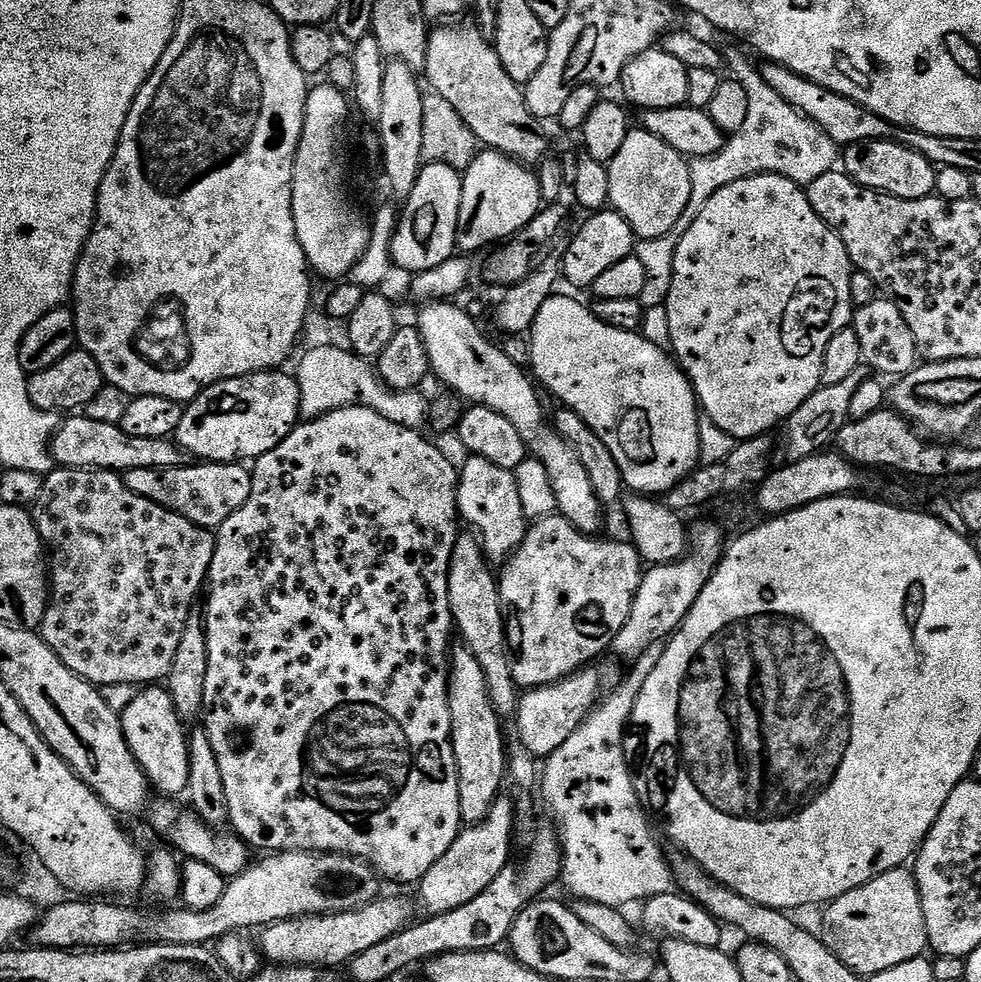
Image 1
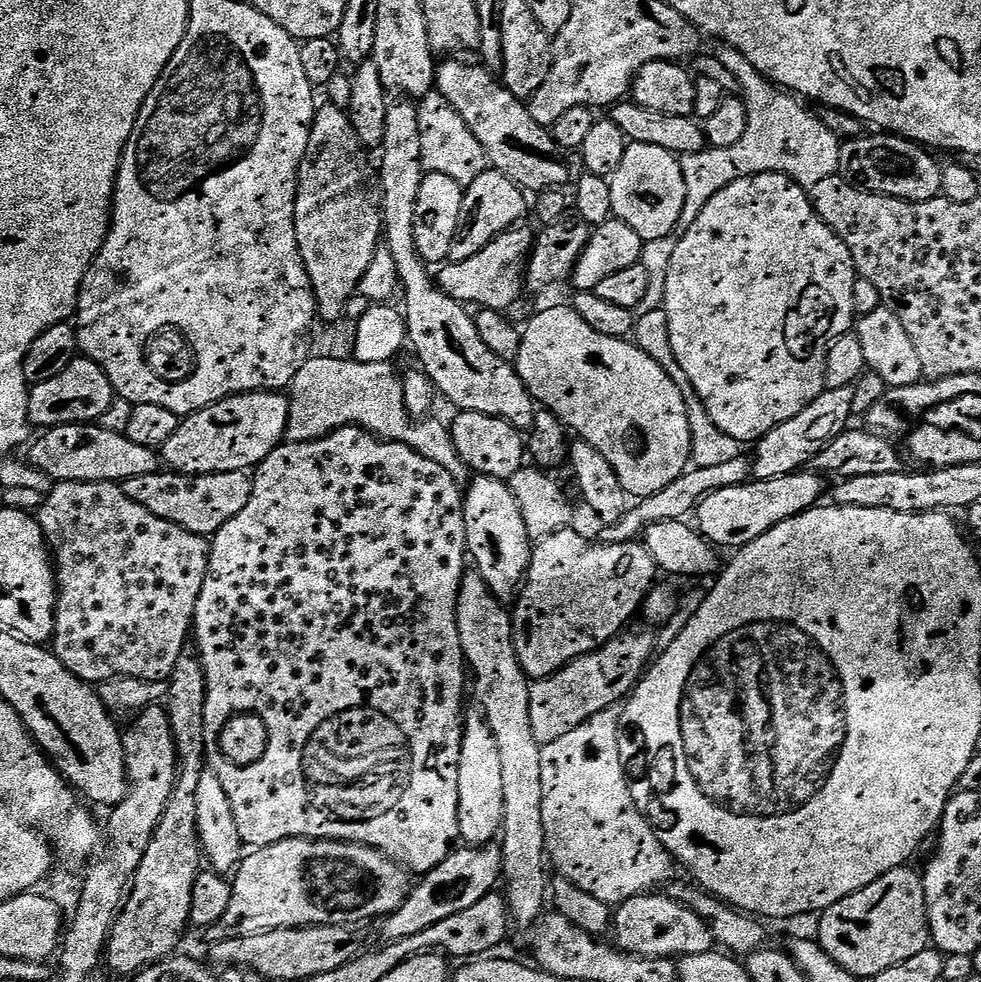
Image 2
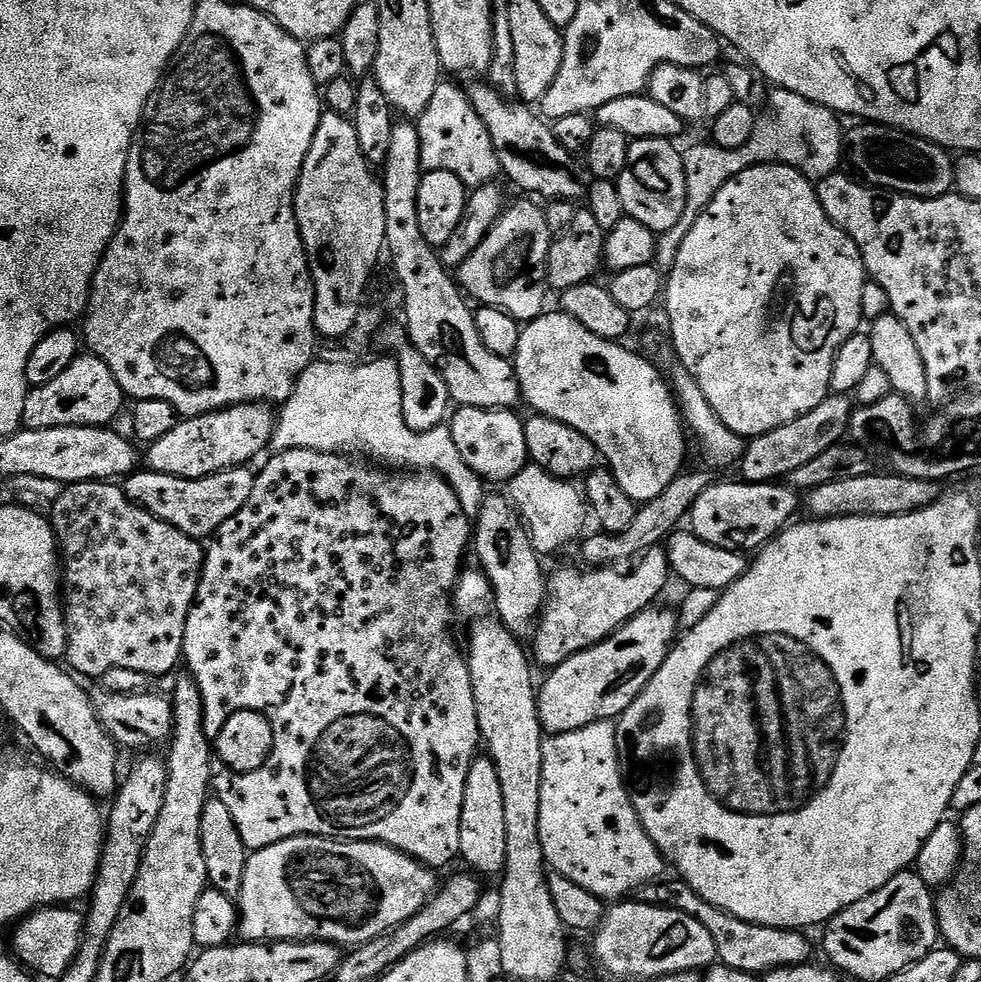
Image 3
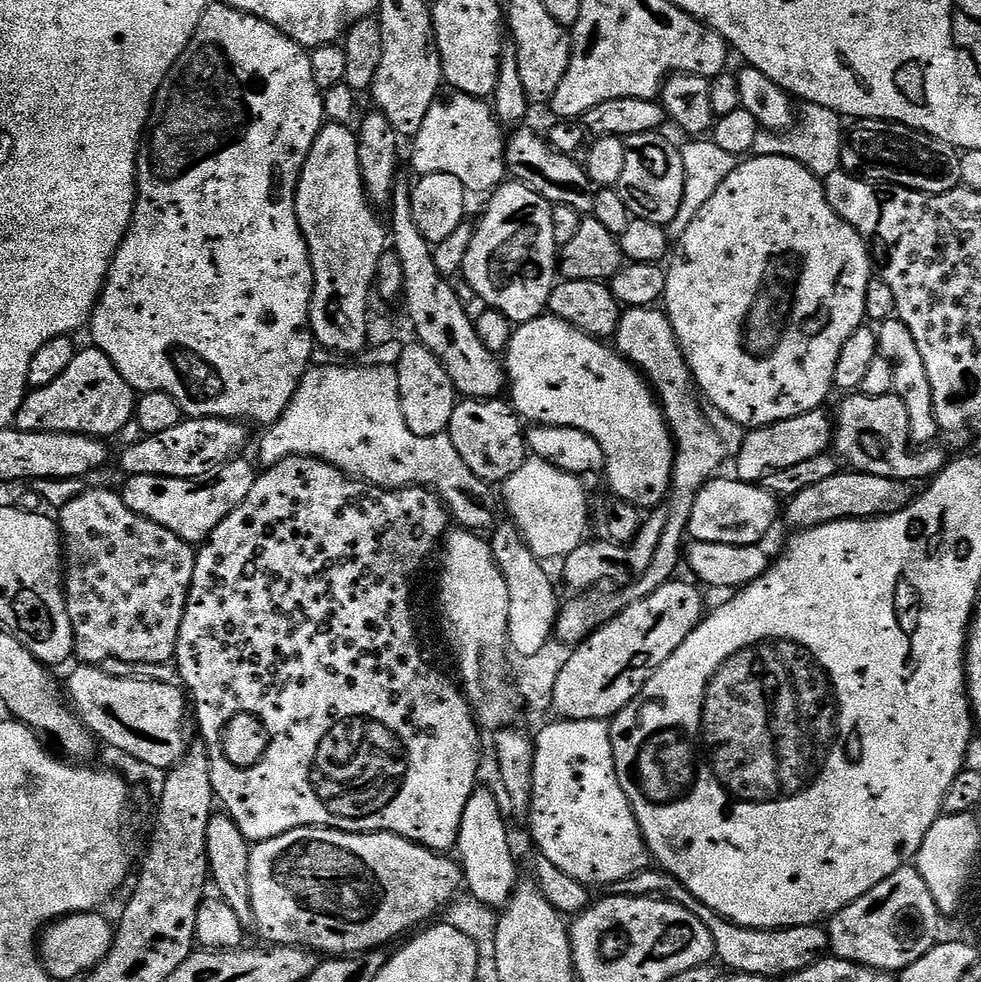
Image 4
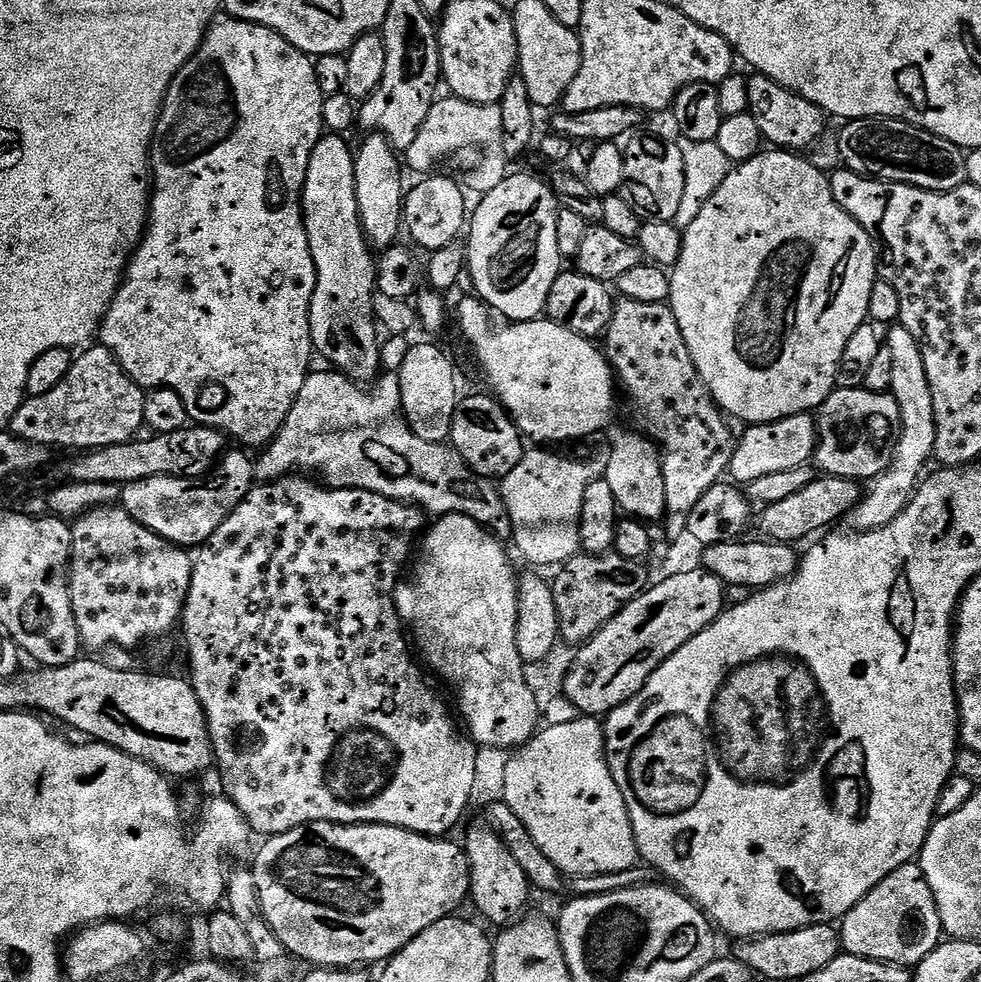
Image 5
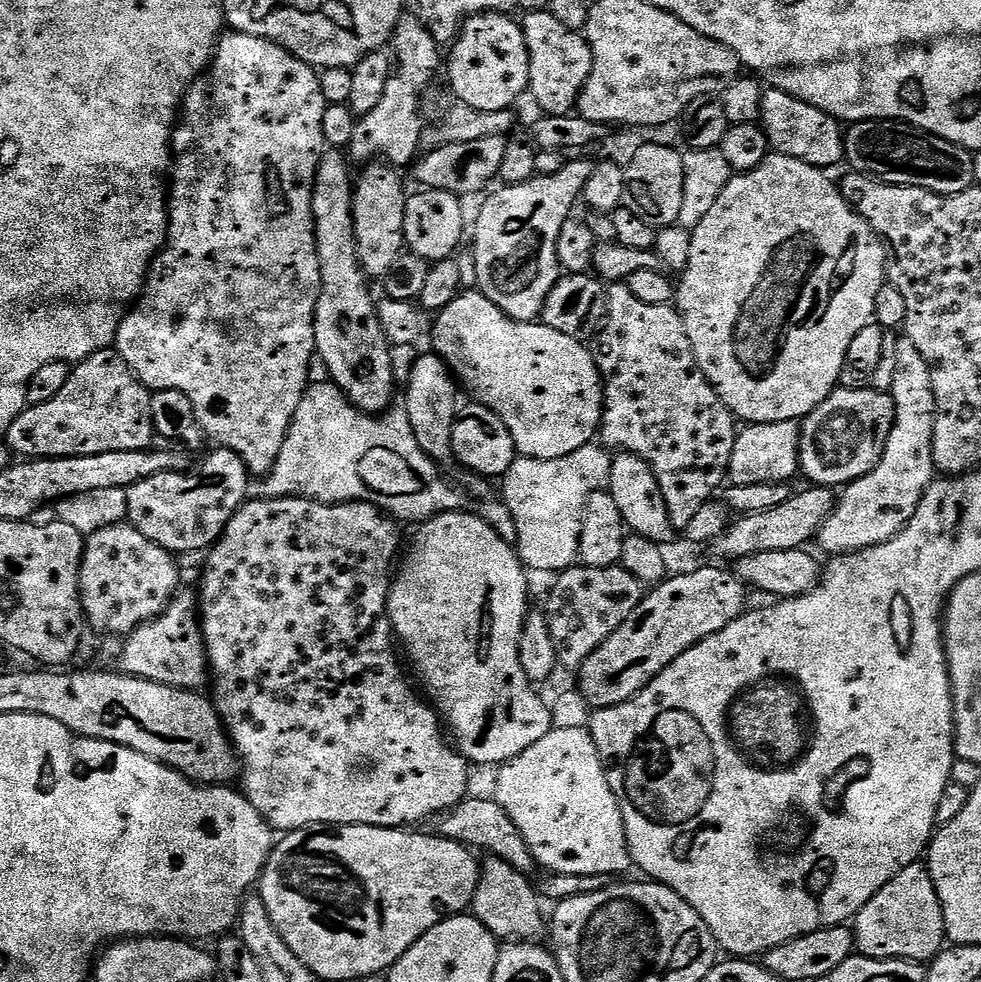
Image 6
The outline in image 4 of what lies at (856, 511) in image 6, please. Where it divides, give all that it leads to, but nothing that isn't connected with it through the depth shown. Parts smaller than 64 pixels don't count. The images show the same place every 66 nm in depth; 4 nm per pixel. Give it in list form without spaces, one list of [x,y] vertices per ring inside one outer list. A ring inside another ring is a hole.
[[[898,318],[885,320],[879,325],[876,332],[876,346],[878,355],[886,358],[886,362],[890,362],[890,366],[894,372],[894,382],[892,383],[892,391],[902,402],[902,406],[906,406],[906,414],[910,418],[910,437],[920,444],[928,444],[935,436],[941,435],[938,422],[934,418],[934,394],[930,390],[930,378],[926,378],[926,366],[922,363],[922,353],[918,351],[918,345],[914,343],[914,338],[910,334],[910,330],[906,330],[906,326]]]

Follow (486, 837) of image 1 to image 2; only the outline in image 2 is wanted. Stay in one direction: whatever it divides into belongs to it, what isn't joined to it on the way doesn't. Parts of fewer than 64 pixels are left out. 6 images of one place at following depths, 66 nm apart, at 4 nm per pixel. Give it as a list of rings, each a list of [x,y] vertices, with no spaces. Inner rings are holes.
[[[499,843],[483,846],[460,846],[453,850],[434,870],[423,873],[420,885],[413,887],[403,906],[397,912],[383,917],[379,925],[381,941],[393,942],[422,934],[422,930],[443,922],[453,914],[462,914],[470,906],[482,902],[482,898],[493,895],[492,888],[501,883],[502,865],[500,863]],[[384,924],[384,925],[383,925]]]

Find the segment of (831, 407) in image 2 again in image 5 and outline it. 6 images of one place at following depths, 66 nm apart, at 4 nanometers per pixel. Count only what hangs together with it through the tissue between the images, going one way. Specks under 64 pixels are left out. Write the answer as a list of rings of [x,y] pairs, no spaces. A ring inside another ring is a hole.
[[[811,415],[791,416],[773,424],[753,424],[743,429],[744,437],[732,449],[730,476],[735,483],[746,486],[758,478],[782,474],[784,470],[803,468],[816,454],[816,420]]]

